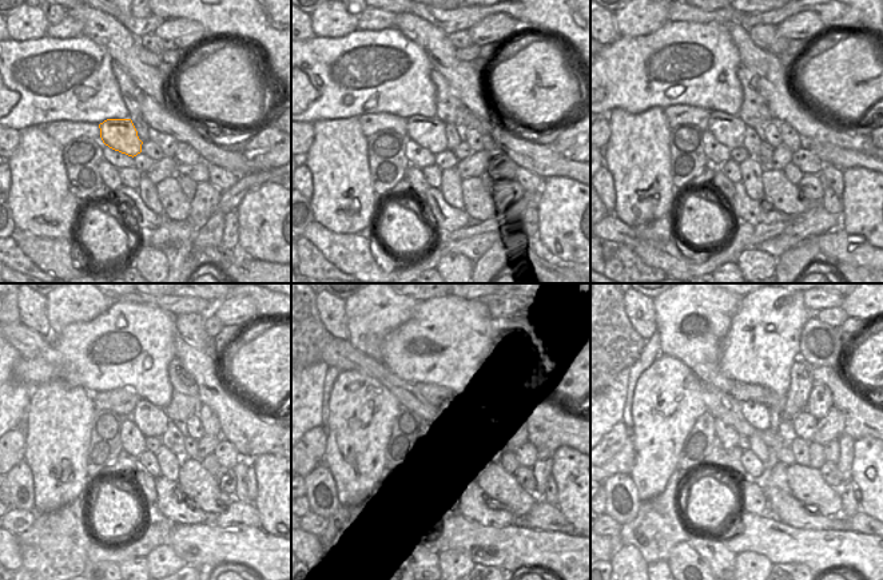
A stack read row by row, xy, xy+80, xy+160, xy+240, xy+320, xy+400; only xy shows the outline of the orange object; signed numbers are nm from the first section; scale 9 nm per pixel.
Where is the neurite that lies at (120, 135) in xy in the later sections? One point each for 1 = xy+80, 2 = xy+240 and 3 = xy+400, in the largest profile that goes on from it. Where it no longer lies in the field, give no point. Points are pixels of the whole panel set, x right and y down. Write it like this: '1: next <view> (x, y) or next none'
1: next xy+80 (429, 132)
2: next xy+240 (151, 420)
3: next xy+400 (758, 414)

